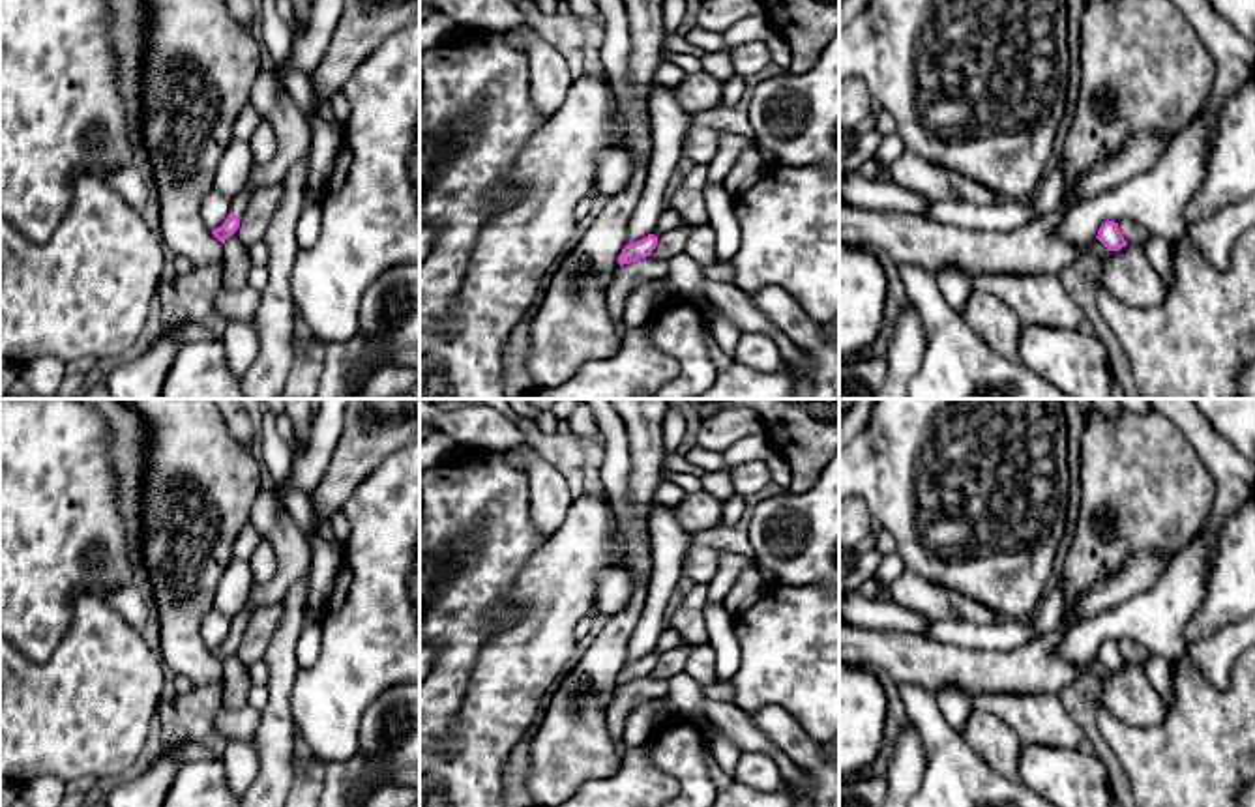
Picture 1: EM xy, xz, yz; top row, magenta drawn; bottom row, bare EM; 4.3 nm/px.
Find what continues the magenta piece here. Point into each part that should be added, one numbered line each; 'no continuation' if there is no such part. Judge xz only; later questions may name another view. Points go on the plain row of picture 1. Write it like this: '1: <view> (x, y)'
no continuation

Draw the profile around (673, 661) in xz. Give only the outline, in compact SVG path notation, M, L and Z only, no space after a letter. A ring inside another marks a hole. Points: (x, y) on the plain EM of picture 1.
M682 644L678 648L667 650L661 655L657 655L657 665L652 670L652 678L657 680L671 680L676 674L682 674L686 670L687 657L693 650L693 644Z

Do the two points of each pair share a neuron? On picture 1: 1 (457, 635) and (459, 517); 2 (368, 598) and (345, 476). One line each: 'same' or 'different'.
1: same
2: different

